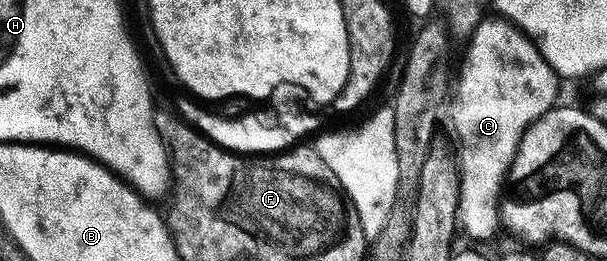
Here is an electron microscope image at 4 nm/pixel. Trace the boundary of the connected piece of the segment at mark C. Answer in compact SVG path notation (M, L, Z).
M493 16L492 19L489 17L487 21L481 20L476 29L472 31L470 37L467 39L468 51L464 54L464 67L459 67L458 77L454 82L454 89L450 94L450 101L446 106L446 122L452 125L452 134L456 137L456 152L454 151L455 161L458 163L458 171L460 178L460 202L459 202L459 215L458 215L458 226L461 231L464 230L472 238L477 238L478 241L484 242L487 238L492 238L496 234L496 229L501 229L502 219L500 216L500 203L502 201L502 195L506 190L506 179L509 170L512 168L512 161L516 159L516 153L520 147L520 141L522 136L530 128L530 124L534 124L540 119L540 117L548 110L553 109L557 105L558 99L556 99L556 93L560 90L562 85L561 79L556 73L550 68L547 57L538 52L536 45L526 37L524 33L513 26L507 19Z

